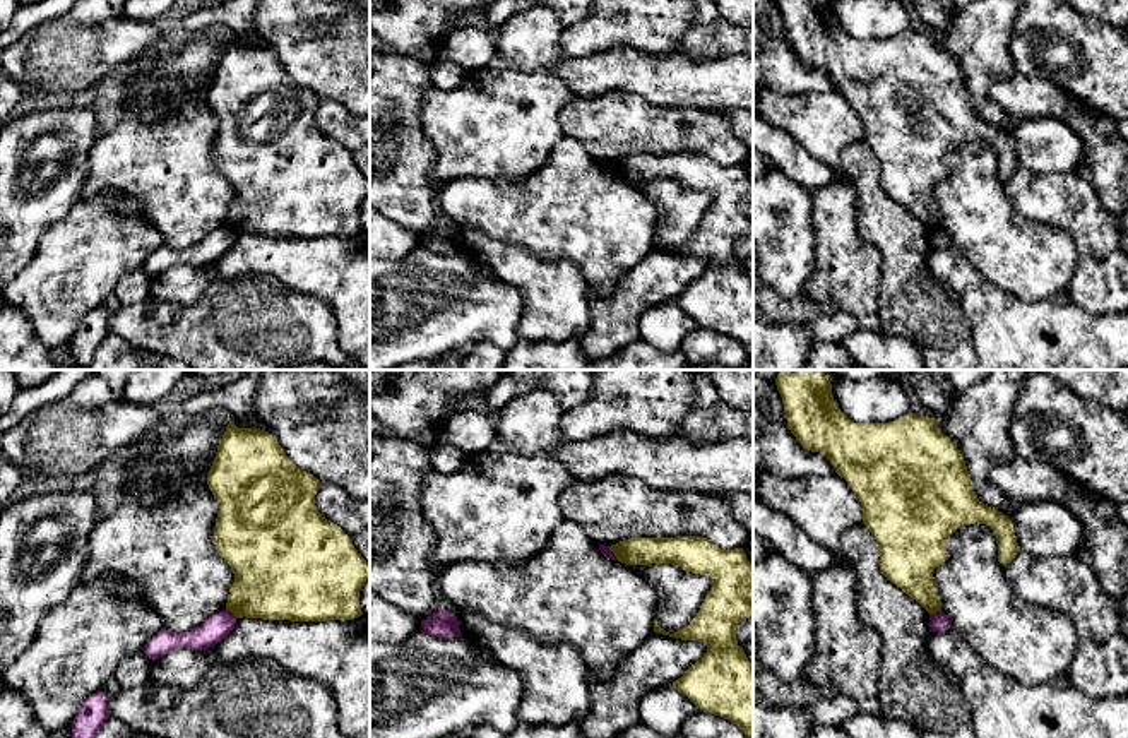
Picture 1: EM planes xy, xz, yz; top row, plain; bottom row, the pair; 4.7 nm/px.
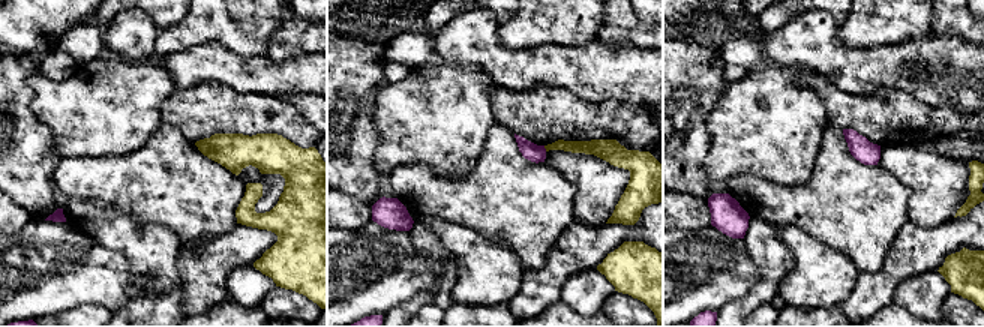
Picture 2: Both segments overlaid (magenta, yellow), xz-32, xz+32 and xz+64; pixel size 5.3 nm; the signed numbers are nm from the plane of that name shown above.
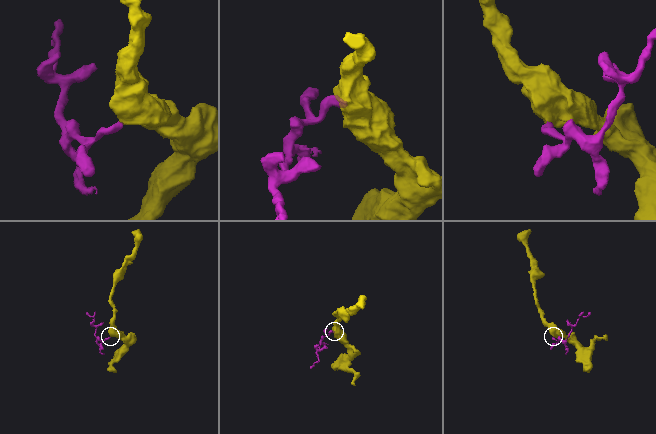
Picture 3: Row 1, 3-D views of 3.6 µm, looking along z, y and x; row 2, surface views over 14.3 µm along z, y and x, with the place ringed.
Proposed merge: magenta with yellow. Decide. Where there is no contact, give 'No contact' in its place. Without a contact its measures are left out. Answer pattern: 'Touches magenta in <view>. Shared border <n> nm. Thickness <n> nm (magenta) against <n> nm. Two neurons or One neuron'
Touches magenta in xy. Shared border 70 nm. Thickness 120 nm (magenta) against 360 nm. Two neurons

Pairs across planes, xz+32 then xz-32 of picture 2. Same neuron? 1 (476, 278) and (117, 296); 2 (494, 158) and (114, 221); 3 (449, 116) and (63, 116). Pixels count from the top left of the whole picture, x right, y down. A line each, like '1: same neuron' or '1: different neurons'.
1: different neurons
2: different neurons
3: same neuron

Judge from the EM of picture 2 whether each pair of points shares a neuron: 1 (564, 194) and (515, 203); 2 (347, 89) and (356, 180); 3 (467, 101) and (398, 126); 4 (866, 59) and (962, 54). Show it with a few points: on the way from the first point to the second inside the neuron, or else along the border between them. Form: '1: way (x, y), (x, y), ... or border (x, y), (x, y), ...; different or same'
1: way (552, 195), (527, 203); same
2: way (347, 111), (347, 158); same
3: way (450, 105), (438, 116), (422, 119), (414, 126); same
4: way (890, 59), (938, 57); same

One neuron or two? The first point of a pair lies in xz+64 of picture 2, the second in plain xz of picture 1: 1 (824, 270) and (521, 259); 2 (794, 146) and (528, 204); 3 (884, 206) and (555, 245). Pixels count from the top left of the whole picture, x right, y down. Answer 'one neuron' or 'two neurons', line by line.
1: one neuron
2: two neurons
3: one neuron

